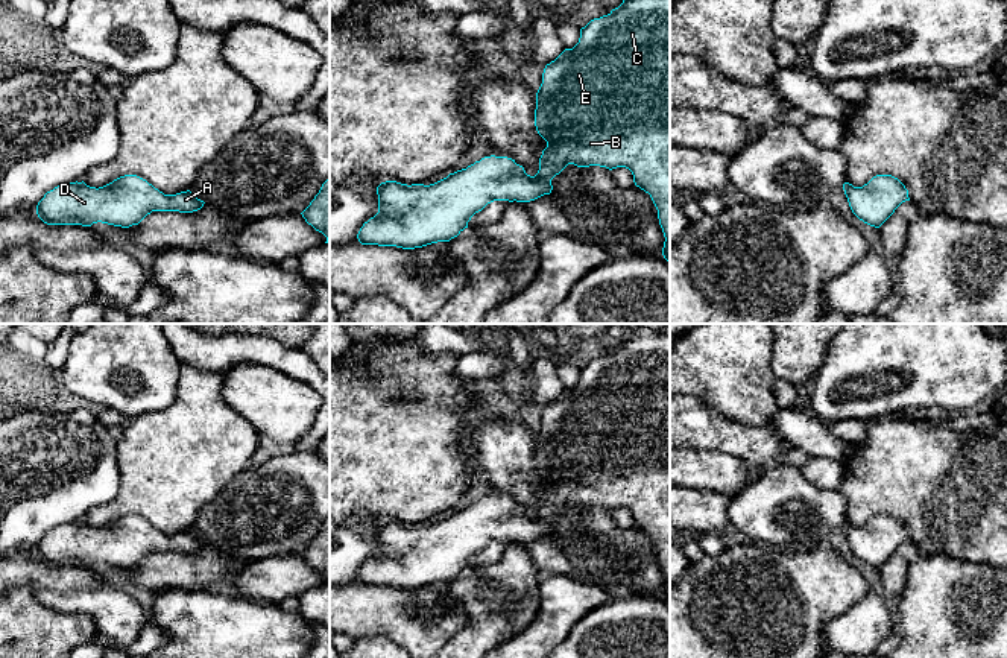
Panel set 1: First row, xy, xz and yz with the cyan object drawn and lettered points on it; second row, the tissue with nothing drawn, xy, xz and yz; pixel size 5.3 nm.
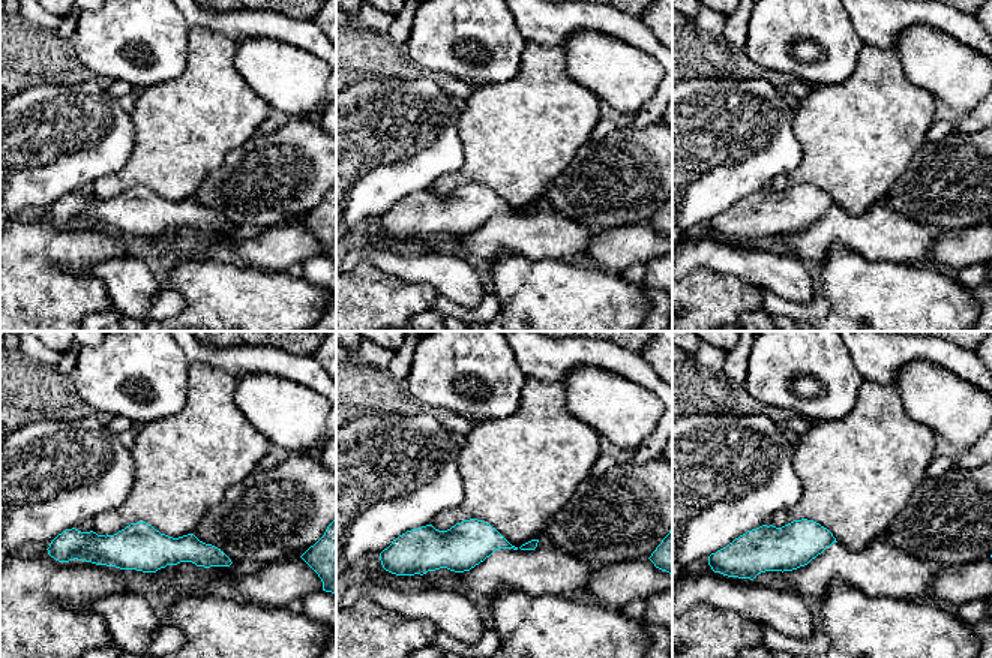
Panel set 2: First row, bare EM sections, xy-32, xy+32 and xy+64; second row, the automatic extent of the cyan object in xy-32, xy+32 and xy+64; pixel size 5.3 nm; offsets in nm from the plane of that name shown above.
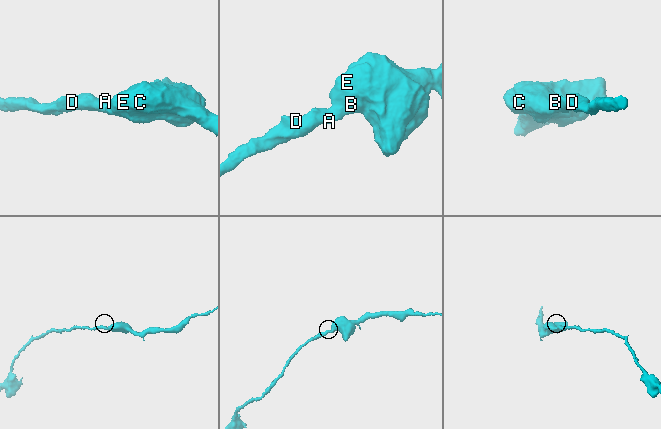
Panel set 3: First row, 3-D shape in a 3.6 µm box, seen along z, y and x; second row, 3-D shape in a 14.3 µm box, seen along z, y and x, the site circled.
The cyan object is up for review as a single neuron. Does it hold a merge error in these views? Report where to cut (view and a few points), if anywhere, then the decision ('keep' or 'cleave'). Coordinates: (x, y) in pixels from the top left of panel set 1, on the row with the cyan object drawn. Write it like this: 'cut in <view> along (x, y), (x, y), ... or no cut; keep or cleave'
no cut; keep

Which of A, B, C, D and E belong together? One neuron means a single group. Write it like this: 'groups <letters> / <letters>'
groups A B C D E

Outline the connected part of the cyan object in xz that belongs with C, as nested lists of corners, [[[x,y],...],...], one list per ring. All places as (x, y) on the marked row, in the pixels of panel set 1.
[[[623,0],[608,15],[582,27],[579,43],[565,49],[544,68],[536,93],[535,126],[547,141],[535,176],[527,175],[512,158],[491,155],[430,185],[381,182],[377,187],[378,213],[363,223],[357,234],[358,242],[402,249],[450,242],[468,228],[475,213],[494,201],[530,202],[550,195],[551,179],[568,164],[600,166],[609,170],[626,167],[632,172],[635,185],[650,195],[658,210],[665,237],[662,255],[670,263],[670,0]]]

